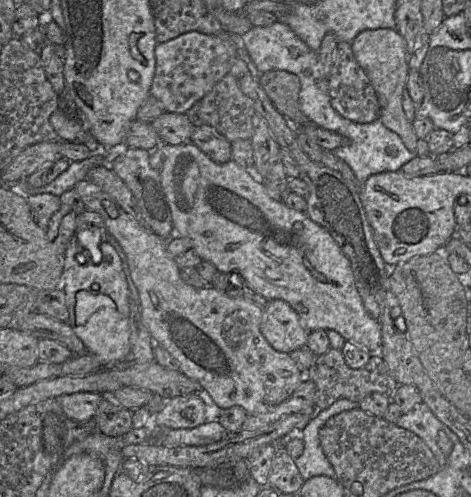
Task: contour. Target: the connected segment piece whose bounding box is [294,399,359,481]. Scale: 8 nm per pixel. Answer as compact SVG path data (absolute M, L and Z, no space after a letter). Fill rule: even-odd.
M339 399L327 409L317 411L301 431L304 449L301 456L294 462L304 481L314 476L335 477L335 471L322 450L319 430L332 416L357 407L359 407L358 403L347 399Z

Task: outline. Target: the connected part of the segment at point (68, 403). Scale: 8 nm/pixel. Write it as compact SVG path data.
M76 392L57 397L62 410L72 420L83 422L95 417L98 406L105 396L93 392Z

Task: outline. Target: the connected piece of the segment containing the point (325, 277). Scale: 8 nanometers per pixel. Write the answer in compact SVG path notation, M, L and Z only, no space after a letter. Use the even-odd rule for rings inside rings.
M191 141L179 145L161 143L157 148L151 151L150 164L160 176L172 213L174 234L180 237L189 238L193 243L196 253L202 260L212 263L219 272L239 273L245 280L247 286L266 300L281 299L287 302L299 315L302 327L308 332L318 329L325 331L333 329L338 332L345 341L353 342L363 347L371 354L379 351L382 344L381 327L378 320L374 319L363 305L355 285L349 259L343 254L341 248L329 232L312 221L306 212L291 209L287 207L283 201L272 198L253 171L242 168L233 159L223 164L215 163Z

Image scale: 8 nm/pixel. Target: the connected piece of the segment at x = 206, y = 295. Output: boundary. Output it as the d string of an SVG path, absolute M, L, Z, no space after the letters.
M87 178L77 182L73 188L80 195L85 209L102 216L107 234L115 238L122 247L139 294L141 317L154 343L171 354L185 376L201 385L216 408L239 406L248 415L257 415L291 396L306 373L301 371L290 354L276 351L264 338L260 330L263 315L261 306L245 298L228 297L213 286L195 288L188 285L182 280L181 270L168 252L165 240L139 223L113 197Z

